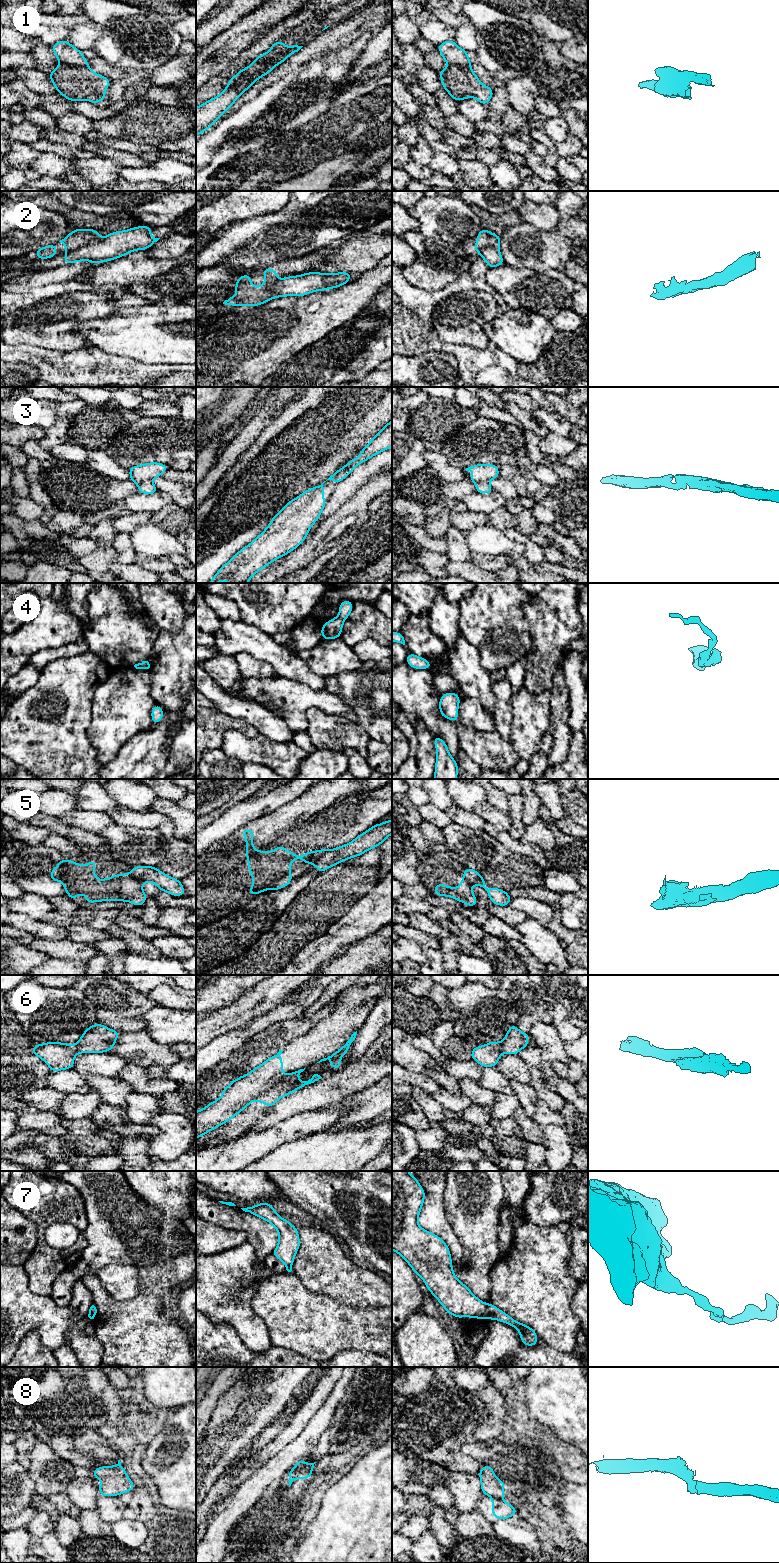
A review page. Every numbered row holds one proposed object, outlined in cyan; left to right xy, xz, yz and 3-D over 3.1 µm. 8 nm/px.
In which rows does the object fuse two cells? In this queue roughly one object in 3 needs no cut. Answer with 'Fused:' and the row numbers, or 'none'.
Fused: 1, 2, 5, 6, 8

